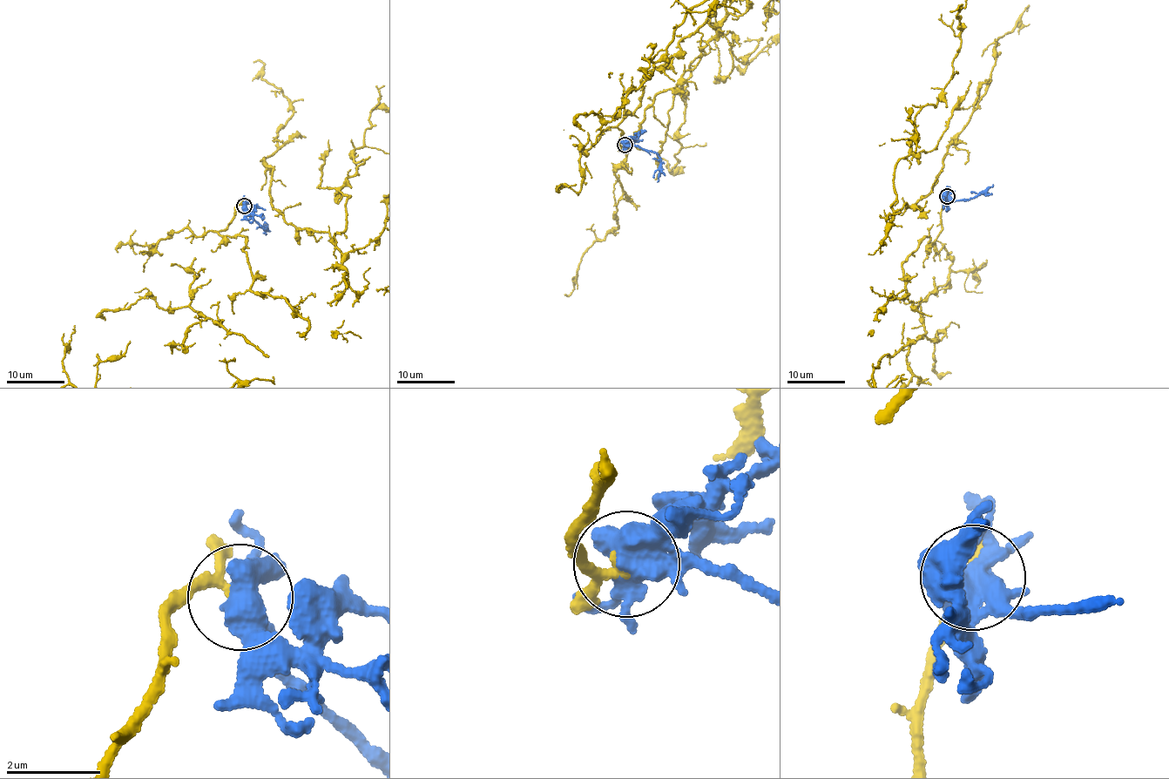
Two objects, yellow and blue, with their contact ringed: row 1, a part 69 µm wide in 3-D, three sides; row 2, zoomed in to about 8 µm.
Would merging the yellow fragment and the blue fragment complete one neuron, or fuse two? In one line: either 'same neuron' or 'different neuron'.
different neuron

